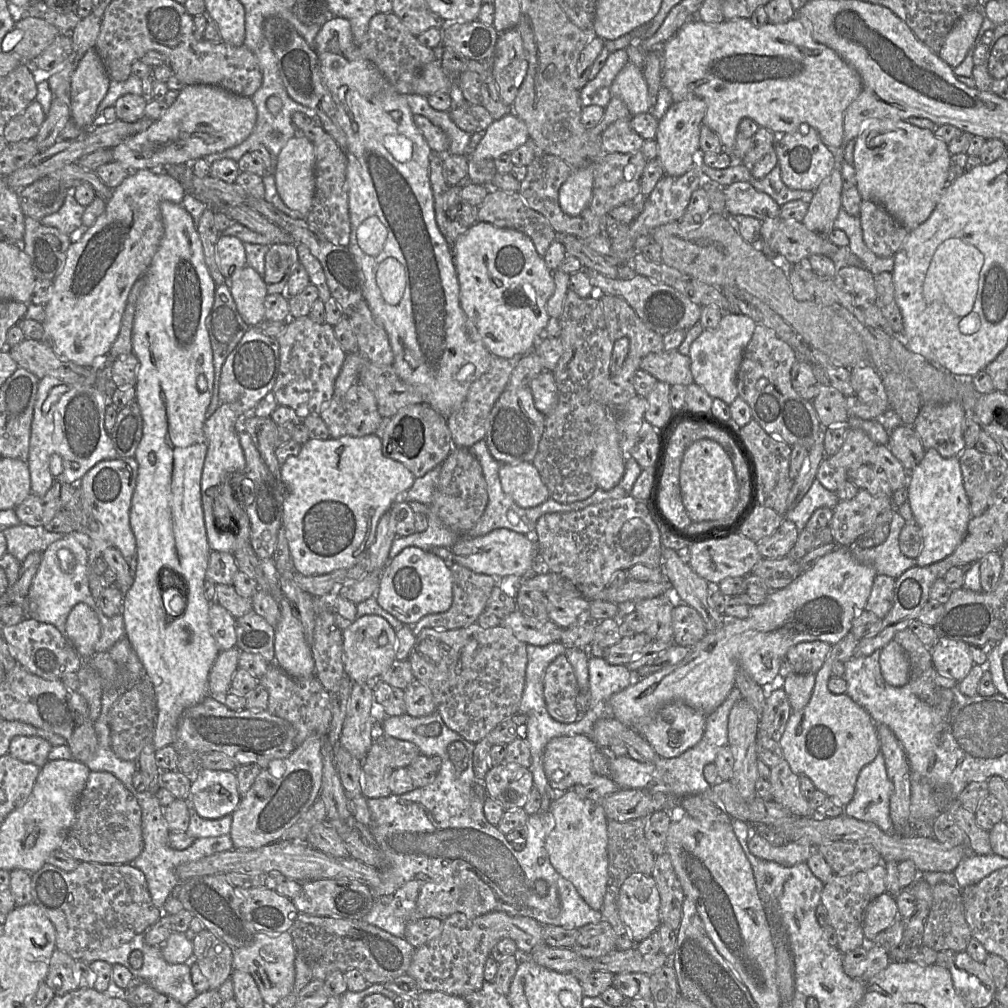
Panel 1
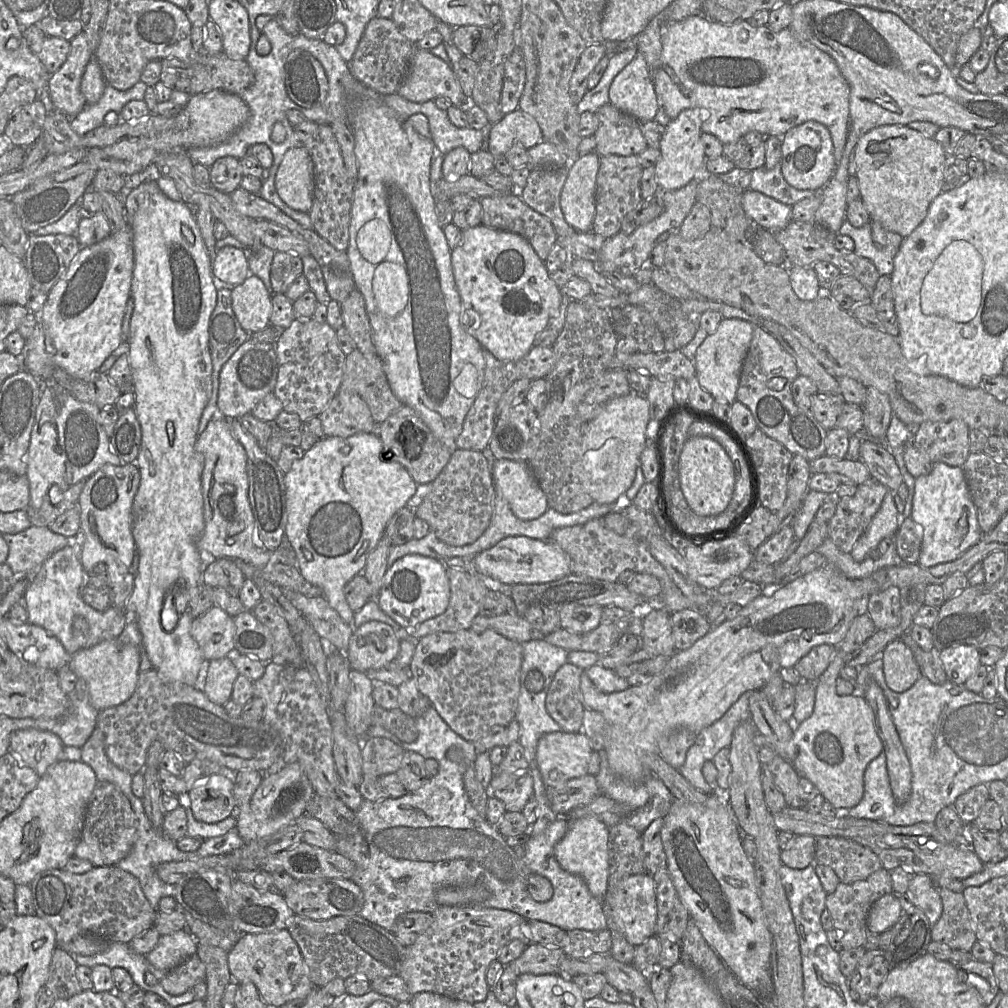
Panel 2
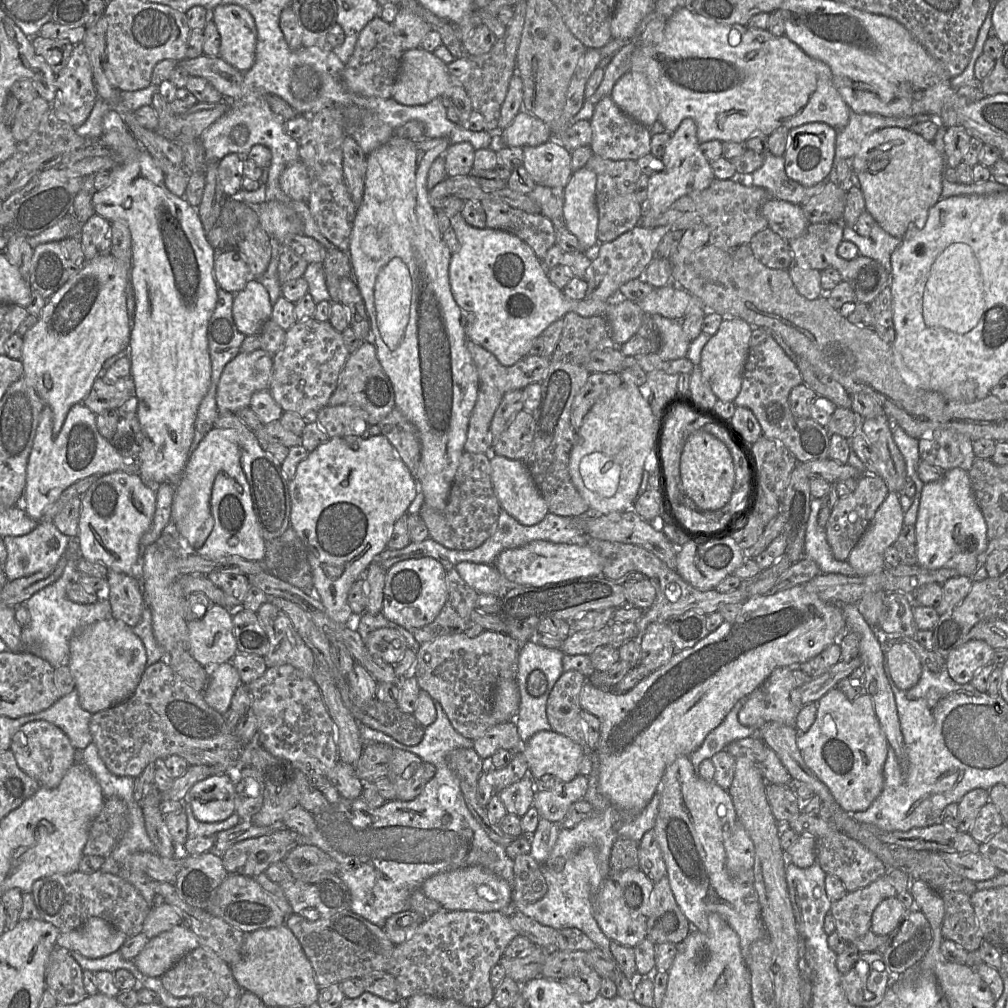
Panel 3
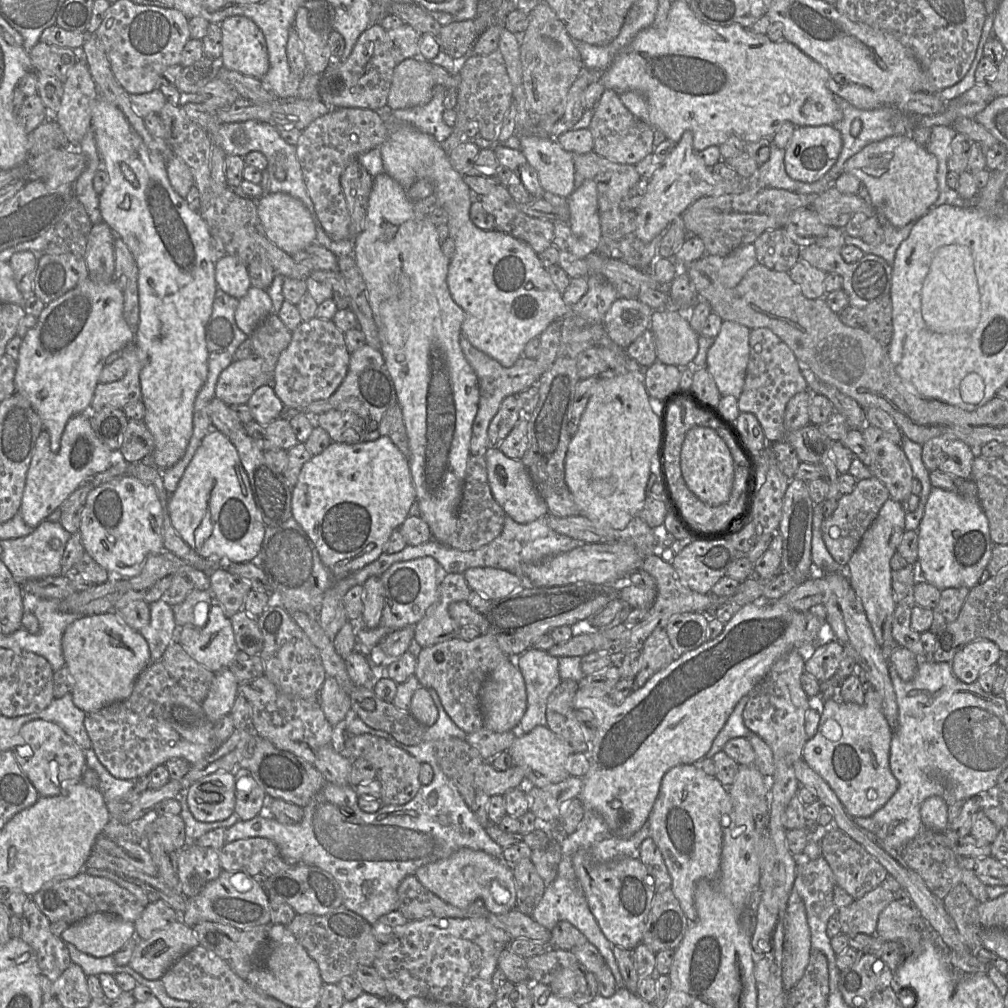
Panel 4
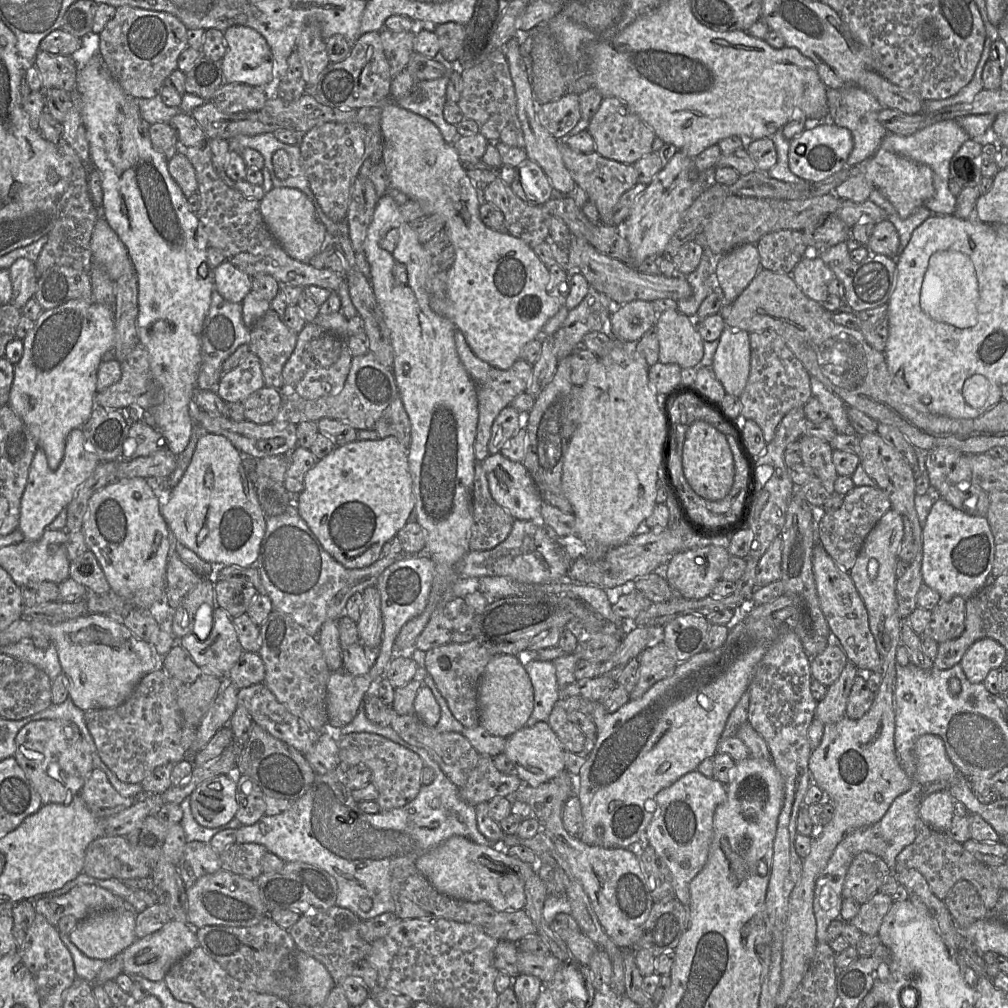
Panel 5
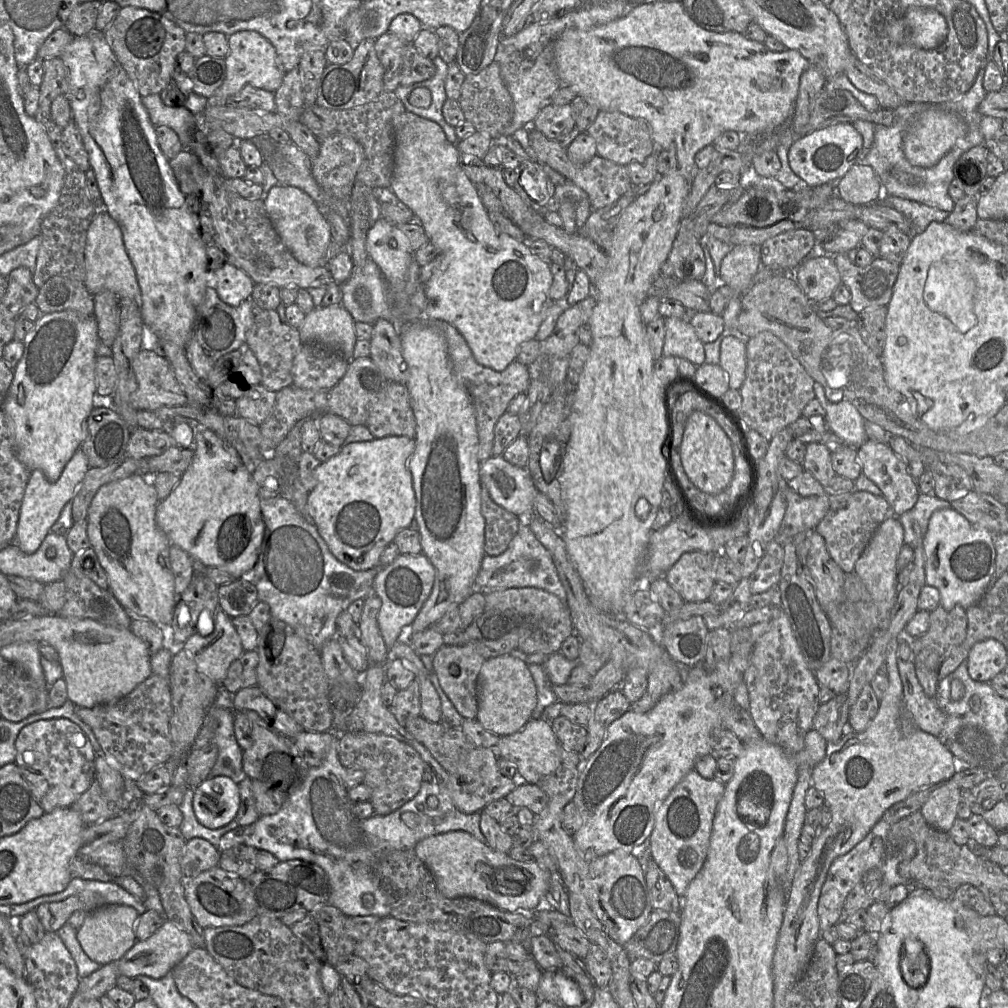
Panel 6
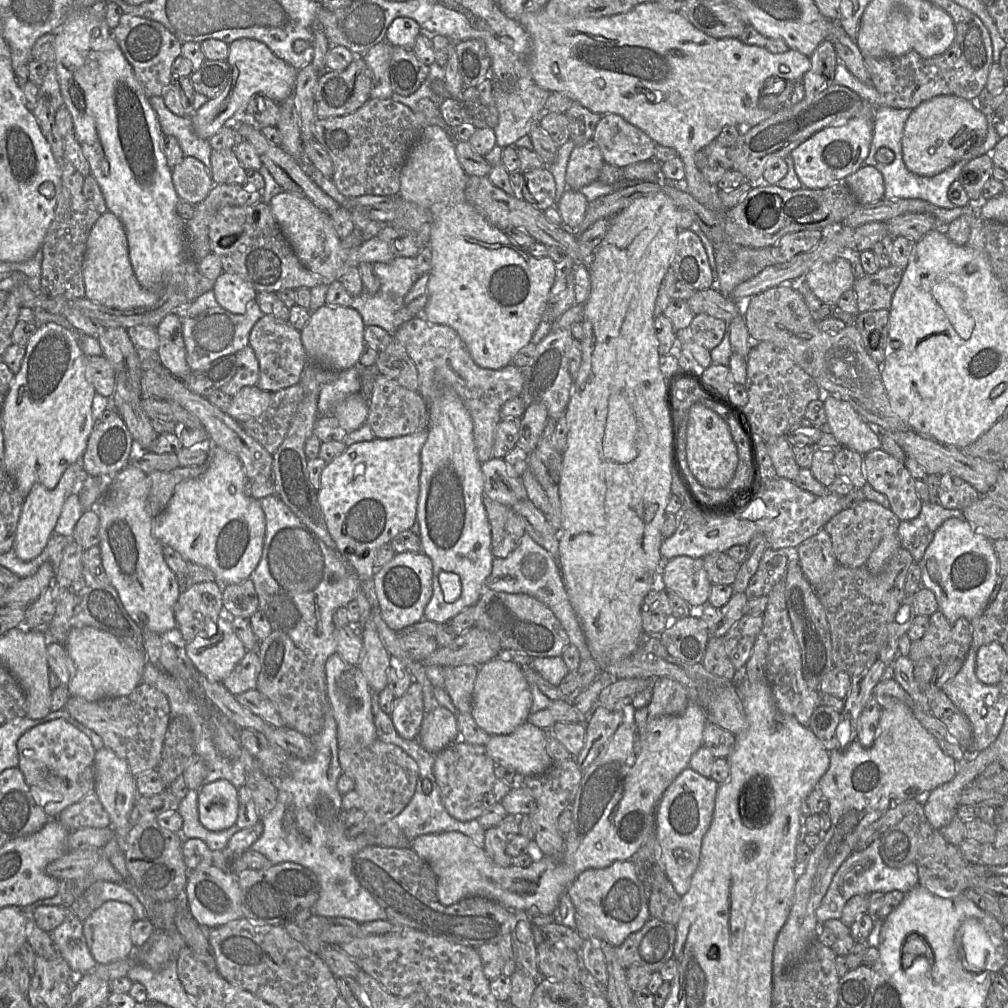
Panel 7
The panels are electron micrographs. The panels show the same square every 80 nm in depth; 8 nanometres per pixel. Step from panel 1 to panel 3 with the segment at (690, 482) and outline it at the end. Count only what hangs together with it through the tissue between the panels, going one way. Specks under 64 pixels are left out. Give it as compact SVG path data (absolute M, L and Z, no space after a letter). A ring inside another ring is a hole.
M702 430L693 432L682 451L680 478L686 494L698 508L706 511L721 509L729 501L735 482L733 460L728 448L709 433Z

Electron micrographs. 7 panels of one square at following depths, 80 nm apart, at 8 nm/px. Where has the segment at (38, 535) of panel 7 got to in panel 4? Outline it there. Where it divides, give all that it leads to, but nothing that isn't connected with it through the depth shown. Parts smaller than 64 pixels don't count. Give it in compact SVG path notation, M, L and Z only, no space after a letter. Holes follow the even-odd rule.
M89 413L77 414L68 420L57 452L51 450L50 435L43 429L36 440L19 509L24 522L36 528L59 509L84 481L109 469L117 460L124 460L123 455L119 450L110 450L96 437L90 424Z

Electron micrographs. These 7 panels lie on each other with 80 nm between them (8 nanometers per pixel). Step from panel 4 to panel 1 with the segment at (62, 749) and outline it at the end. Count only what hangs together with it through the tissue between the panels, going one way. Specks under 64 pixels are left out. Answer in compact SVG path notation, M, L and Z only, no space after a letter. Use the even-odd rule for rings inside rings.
M18 735L11 739L9 754L26 763L33 763L42 768L48 761L52 745L38 736Z

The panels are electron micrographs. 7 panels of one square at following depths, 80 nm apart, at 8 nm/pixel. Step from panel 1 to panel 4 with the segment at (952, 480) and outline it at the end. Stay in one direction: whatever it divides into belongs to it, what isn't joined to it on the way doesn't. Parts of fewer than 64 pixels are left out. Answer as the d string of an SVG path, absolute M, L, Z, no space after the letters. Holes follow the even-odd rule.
M932 486L917 535L919 573L923 580L940 591L958 587L971 589L979 584L981 574L987 568L995 544L991 540L988 519L977 496L964 497L957 492Z

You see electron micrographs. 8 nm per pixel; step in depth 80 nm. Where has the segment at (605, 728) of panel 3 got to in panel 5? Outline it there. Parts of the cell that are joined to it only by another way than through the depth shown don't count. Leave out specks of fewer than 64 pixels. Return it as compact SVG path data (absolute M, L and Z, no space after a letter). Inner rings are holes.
M740 614L736 621L729 626L728 636L722 647L712 651L705 649L692 656L689 660L679 663L671 677L655 683L641 698L630 699L626 704L613 713L607 712L600 701L588 700L580 696L560 698L556 702L556 704L560 705L567 713L578 710L588 714L592 717L596 726L596 742L594 748L587 755L586 761L582 766L579 775L576 777L575 784L575 795L579 798L583 816L582 829L578 838L583 843L604 848L629 848L632 844L641 842L643 838L645 838L645 831L653 816L653 813L650 813L646 808L647 801L655 799L660 790L671 786L687 773L696 771L702 761L708 758L713 758L716 753L718 753L718 744L727 719L741 696L748 690L758 663L776 638L777 628L781 627L782 626L772 626L770 623L763 620L754 619Z

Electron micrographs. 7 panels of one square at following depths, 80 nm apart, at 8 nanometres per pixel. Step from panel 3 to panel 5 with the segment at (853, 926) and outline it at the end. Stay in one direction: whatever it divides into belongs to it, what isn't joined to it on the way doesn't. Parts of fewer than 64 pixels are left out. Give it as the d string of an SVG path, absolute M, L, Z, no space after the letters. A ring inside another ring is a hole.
M877 892L868 902L860 905L858 914L849 923L864 935L877 935L893 902L891 896Z

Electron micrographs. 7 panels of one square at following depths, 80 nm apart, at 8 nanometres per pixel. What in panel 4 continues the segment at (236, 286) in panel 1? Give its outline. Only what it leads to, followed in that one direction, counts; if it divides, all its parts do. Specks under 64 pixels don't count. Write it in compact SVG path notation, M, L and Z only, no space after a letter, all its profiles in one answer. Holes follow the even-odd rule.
M251 286L246 295L239 299L235 311L238 328L250 336L261 321L273 313L273 305L266 290Z

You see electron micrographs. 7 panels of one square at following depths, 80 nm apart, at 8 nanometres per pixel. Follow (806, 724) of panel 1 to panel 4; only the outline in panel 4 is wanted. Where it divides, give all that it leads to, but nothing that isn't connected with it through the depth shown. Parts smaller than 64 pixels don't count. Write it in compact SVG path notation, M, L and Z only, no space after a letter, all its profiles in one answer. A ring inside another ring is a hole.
M875 690L866 692L863 704L828 699L817 733L804 746L803 759L830 786L850 817L869 817L889 801L899 786L889 764L892 736L882 712L881 696Z

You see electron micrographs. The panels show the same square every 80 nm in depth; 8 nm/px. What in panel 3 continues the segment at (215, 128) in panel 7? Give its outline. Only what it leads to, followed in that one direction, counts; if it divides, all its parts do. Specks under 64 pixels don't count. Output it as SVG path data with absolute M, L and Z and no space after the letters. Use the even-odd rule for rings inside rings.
M236 4L218 5L212 10L220 37L219 56L241 72L254 64L257 29L251 13Z

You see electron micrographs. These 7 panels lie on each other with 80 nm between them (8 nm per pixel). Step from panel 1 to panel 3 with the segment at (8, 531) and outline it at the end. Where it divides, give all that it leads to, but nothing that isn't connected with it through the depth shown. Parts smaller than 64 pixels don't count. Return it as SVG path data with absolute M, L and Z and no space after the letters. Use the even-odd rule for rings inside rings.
M38 522L37 527L29 534L18 537L6 536L3 537L3 542L7 551L3 571L8 581L41 571L50 571L66 553L70 556L78 556L78 540L72 540L71 537L61 533L52 522ZM51 539L58 540L59 545L56 549L49 546Z

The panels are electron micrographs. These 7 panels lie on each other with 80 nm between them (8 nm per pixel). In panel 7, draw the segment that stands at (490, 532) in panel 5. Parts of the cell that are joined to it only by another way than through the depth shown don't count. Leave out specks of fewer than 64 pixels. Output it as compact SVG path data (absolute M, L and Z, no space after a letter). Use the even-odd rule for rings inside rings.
M484 491L483 504L491 526L492 554L496 558L506 558L525 534L524 522L511 506L492 500Z

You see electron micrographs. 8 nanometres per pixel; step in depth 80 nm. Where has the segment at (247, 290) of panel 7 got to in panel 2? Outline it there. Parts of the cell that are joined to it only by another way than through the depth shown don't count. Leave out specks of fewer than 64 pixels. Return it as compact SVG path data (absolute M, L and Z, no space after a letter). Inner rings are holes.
M224 246L216 250L212 274L220 282L233 287L241 284L249 273L246 249Z

